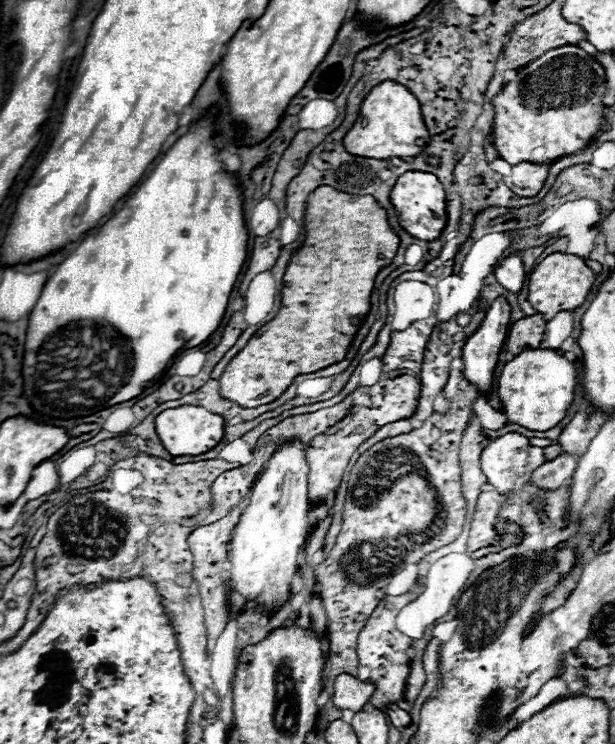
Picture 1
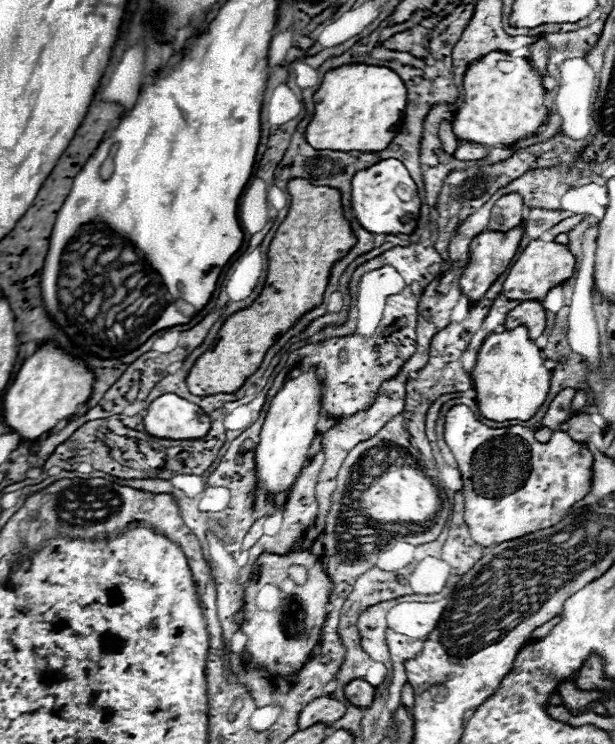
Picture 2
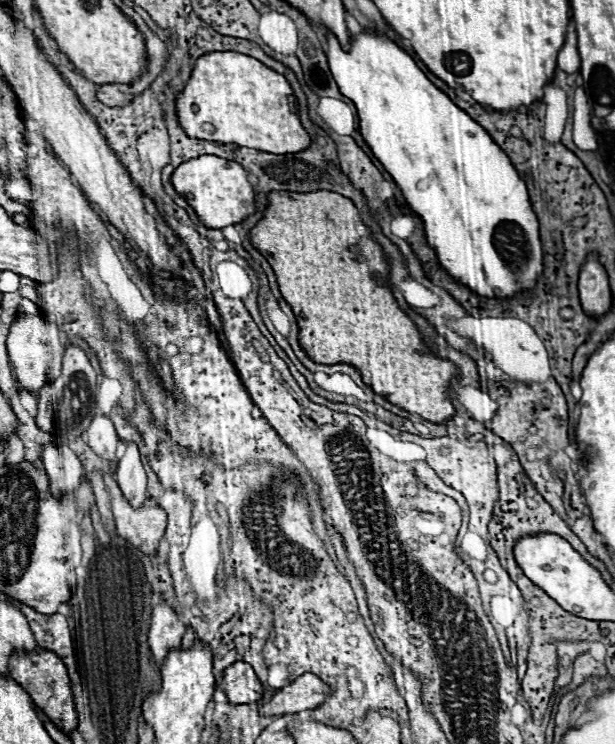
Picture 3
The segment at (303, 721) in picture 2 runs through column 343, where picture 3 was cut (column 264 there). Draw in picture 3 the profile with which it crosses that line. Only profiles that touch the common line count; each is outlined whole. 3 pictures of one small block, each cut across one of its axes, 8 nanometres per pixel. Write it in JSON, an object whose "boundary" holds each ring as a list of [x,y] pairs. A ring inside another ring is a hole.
{"boundary":[[[302,674],[288,686],[282,686],[266,704],[258,708],[262,716],[286,716],[298,714],[302,710],[314,710],[314,706],[322,704],[322,698],[330,688],[316,678],[314,674]]]}

